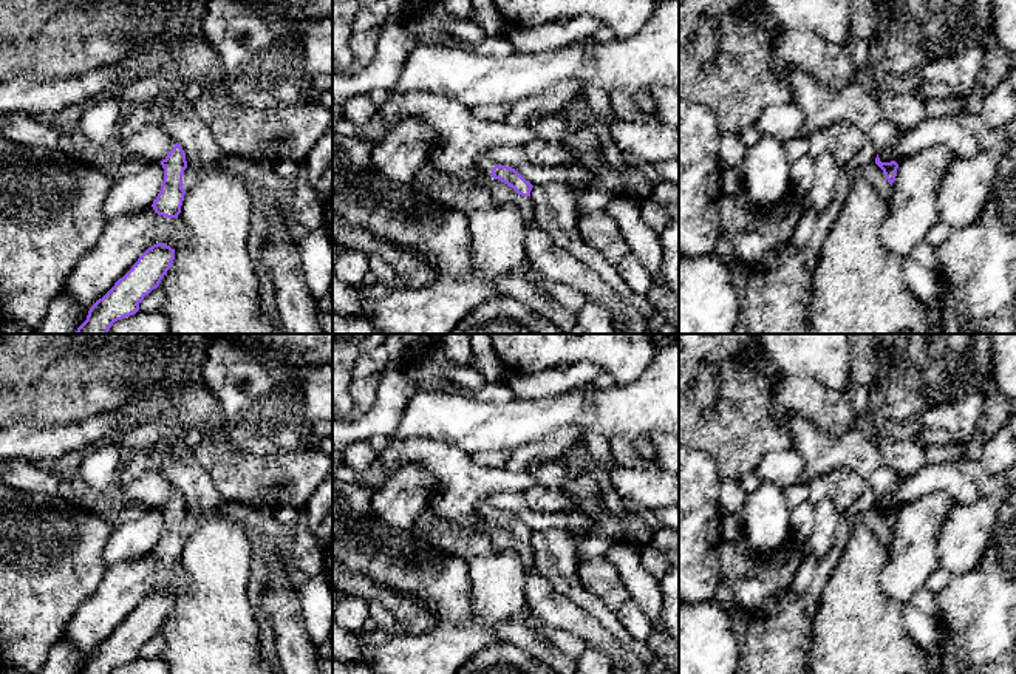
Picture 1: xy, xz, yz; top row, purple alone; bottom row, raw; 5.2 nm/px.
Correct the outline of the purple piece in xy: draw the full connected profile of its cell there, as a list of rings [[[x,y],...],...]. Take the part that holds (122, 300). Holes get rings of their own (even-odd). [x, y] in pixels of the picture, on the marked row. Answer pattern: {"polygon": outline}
{"polygon": [[[164,243],[148,247],[131,269],[88,311],[76,334],[107,334],[118,320],[139,311],[139,303],[156,289],[172,267],[175,249]]]}

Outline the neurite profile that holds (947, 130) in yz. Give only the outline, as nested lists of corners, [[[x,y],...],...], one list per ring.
[[[953,116],[928,117],[912,128],[906,128],[892,142],[895,161],[914,156],[934,145],[945,144],[957,156],[971,156],[980,150],[977,138]]]

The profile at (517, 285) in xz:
[[[526,261],[518,269],[498,277],[495,286],[504,297],[510,297],[523,303],[544,306],[551,301],[551,295],[546,288],[537,284],[529,277],[529,264],[530,263]]]

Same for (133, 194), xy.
[[[145,162],[141,172],[114,182],[104,204],[107,223],[144,212],[156,199],[162,181],[161,162]]]

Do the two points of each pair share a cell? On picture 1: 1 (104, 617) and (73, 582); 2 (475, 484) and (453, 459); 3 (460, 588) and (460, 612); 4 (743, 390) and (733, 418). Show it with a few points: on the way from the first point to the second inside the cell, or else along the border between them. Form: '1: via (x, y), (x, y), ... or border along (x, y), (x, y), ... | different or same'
1: border along (109, 569), (99, 586), (76, 609), (65, 626) | different
2: via (469, 478), (456, 466) | same
3: via (460, 594), (460, 606) | same
4: via (743, 396), (743, 408), (739, 411) | same

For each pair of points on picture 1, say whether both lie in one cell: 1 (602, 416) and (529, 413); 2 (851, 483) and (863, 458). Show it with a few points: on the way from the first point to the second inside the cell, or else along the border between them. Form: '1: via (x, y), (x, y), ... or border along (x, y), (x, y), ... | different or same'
1: via (583, 413), (548, 413) | same
2: border along (851, 467), (865, 481) | different

